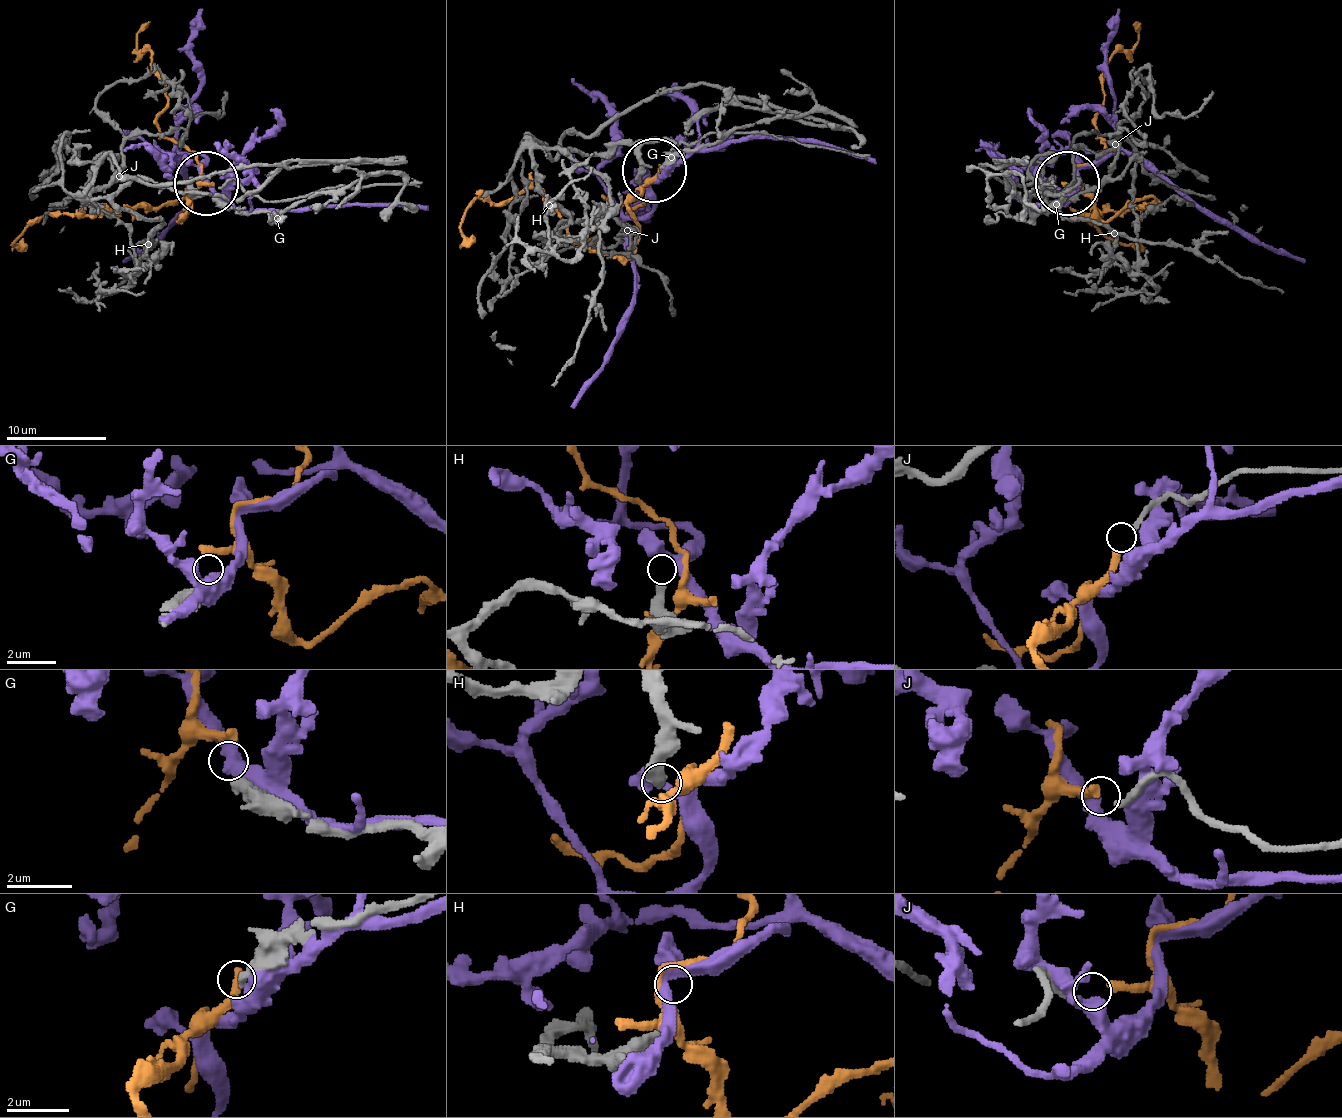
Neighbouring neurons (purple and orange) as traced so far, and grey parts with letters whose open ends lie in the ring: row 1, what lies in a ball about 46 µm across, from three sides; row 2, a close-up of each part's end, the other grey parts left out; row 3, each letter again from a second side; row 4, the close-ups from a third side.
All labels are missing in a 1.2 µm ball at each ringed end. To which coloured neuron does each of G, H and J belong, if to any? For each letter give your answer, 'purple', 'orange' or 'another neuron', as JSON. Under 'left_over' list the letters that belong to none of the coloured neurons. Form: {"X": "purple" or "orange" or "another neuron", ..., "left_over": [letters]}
{"G": "another neuron", "H": "another neuron", "J": "orange", "left_over": ["G", "H"]}

